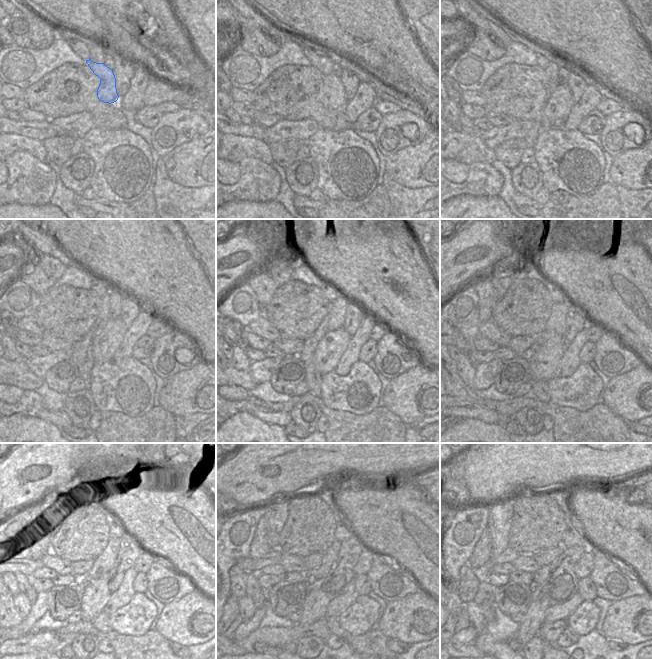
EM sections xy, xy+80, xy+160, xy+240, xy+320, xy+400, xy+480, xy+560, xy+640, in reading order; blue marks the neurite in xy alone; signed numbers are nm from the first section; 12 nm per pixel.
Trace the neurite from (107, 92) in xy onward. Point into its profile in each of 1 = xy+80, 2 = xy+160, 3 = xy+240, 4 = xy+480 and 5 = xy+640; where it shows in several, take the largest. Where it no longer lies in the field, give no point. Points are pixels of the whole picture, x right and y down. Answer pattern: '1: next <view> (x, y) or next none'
1: next xy+80 (334, 97)
2: next xy+160 (558, 106)
3: next xy+240 (106, 342)
4: next xy+480 (96, 594)
5: next xy+640 (534, 617)

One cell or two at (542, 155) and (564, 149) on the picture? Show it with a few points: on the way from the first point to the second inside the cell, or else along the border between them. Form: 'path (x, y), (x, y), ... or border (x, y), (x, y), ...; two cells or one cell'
path (547, 155), (559, 153); one cell

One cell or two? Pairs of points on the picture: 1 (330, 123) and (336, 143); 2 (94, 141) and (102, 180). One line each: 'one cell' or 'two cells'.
1: two cells
2: one cell

